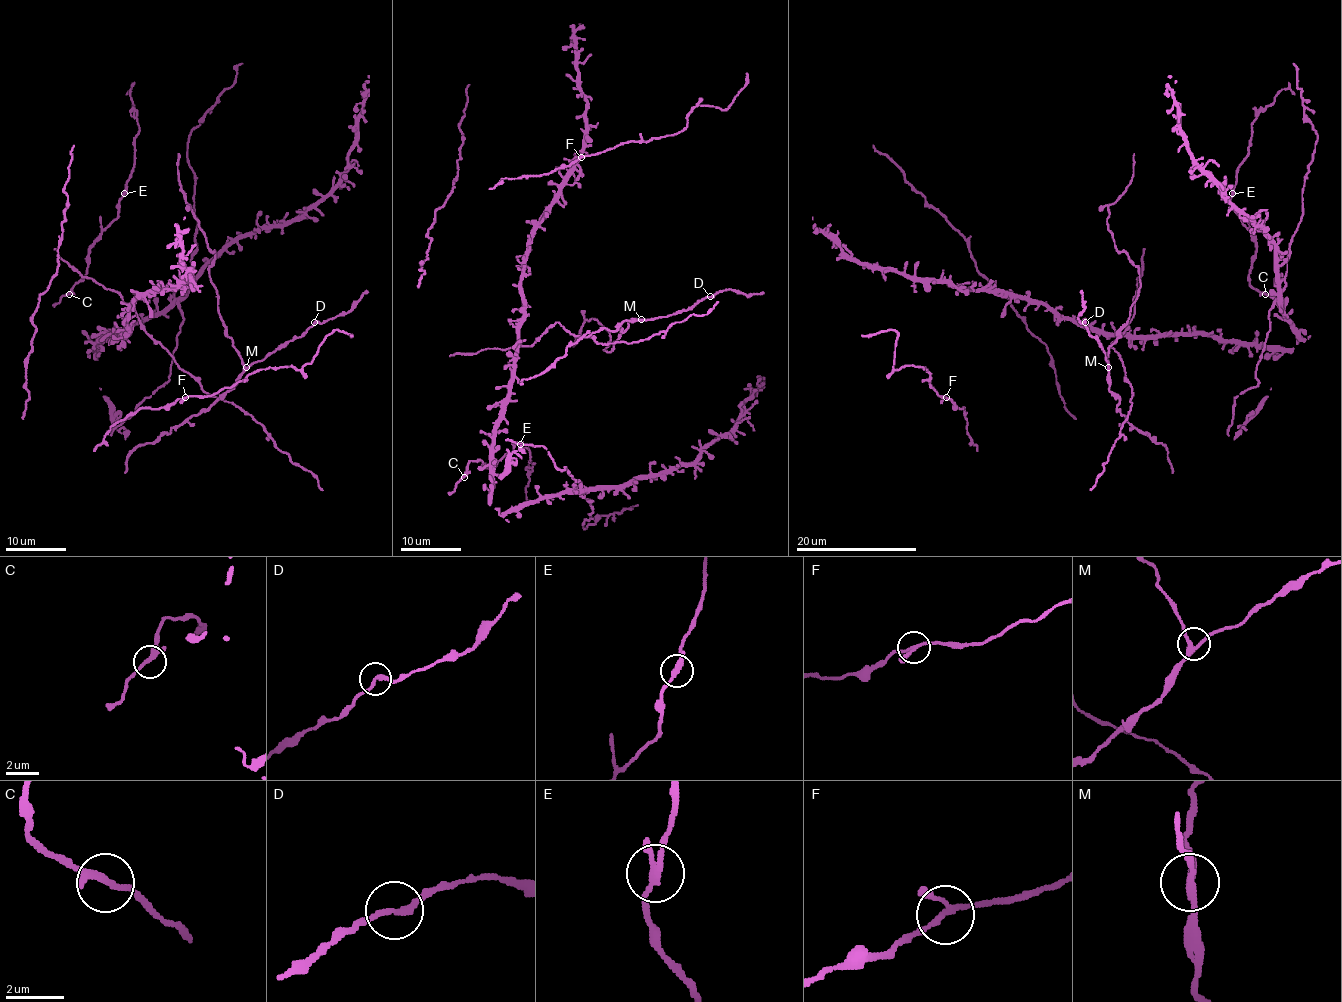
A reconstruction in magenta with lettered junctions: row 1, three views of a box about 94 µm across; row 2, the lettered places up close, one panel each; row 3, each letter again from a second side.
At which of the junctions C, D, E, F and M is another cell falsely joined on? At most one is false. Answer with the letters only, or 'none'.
E

